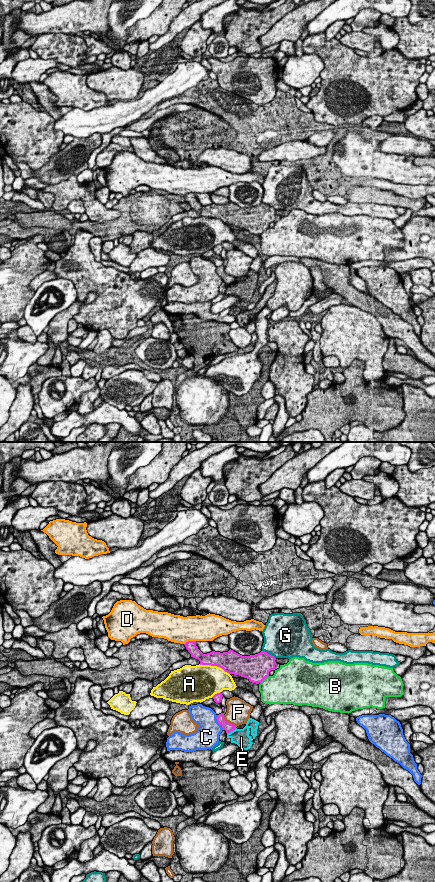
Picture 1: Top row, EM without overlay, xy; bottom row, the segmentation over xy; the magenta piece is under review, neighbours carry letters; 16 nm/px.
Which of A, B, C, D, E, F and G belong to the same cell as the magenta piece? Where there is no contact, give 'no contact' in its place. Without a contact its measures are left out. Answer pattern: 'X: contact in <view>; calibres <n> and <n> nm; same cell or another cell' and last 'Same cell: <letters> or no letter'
A: contact in xy; calibres 320 and 480 nm; another cell
B: contact in xy; calibres 440 and 460 nm; another cell
C: contact in xy; calibres 140 and 360 nm; another cell
D: contact in xy; calibres 160 and 440 nm; another cell
E: contact in xy; calibres 140 and 260 nm; another cell
F: contact in xy; calibres 140 and 380 nm; another cell
G: contact in xy; calibres 380 and 480 nm; another cell
Same cell: no letter

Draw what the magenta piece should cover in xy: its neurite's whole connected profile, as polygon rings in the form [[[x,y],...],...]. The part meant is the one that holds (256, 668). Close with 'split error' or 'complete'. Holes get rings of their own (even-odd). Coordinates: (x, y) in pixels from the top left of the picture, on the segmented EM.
[[[188,641],[184,645],[191,657],[200,661],[200,665],[220,667],[225,672],[247,678],[252,683],[261,683],[271,670],[275,670],[276,658],[265,651],[250,656],[242,656],[231,649],[223,653],[212,651],[203,654],[196,646],[196,641]]] | complete

